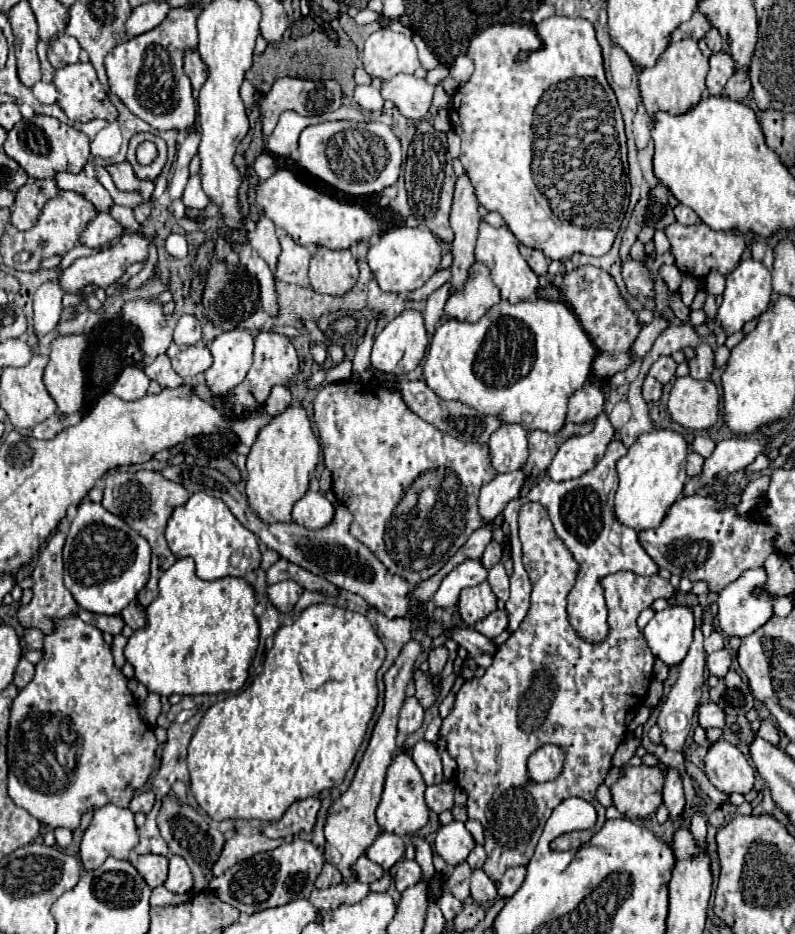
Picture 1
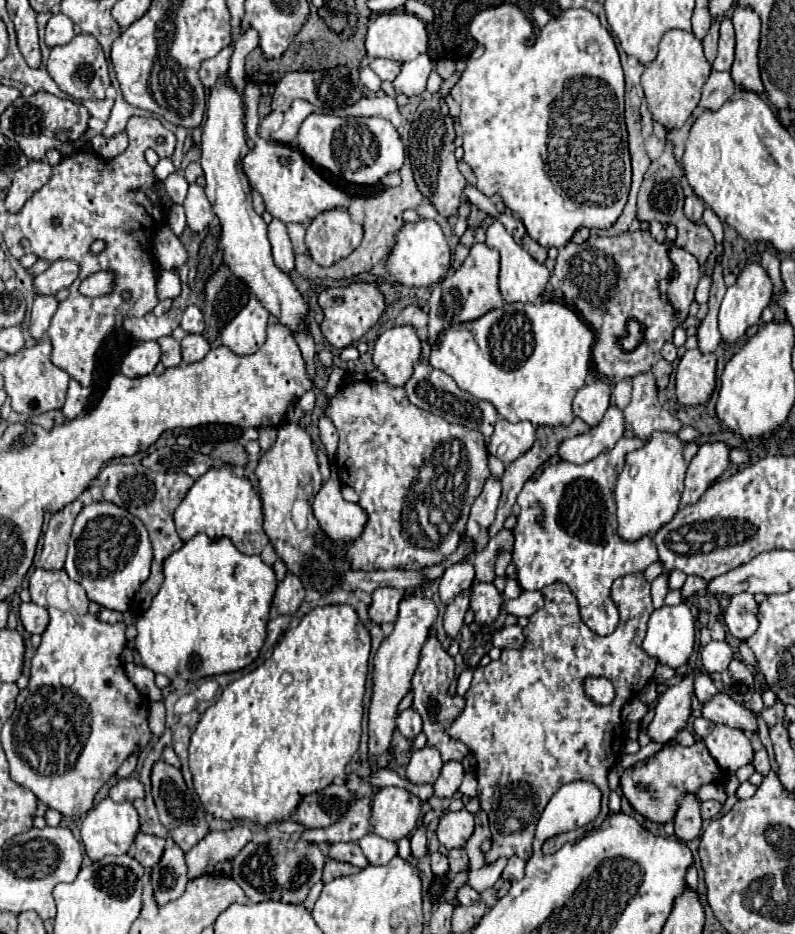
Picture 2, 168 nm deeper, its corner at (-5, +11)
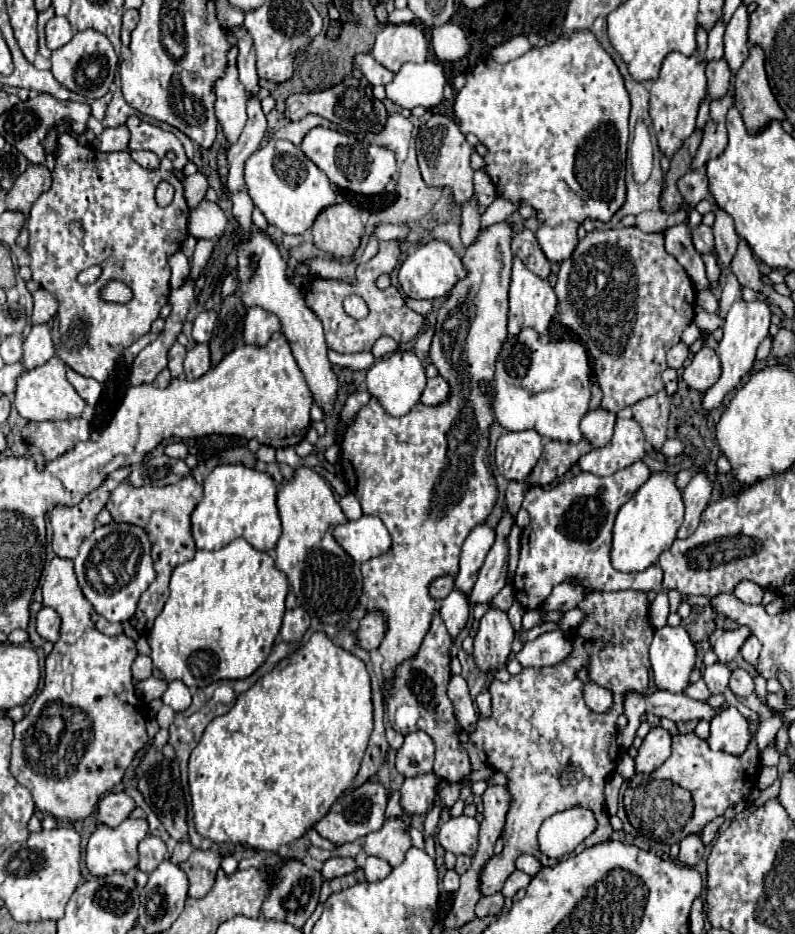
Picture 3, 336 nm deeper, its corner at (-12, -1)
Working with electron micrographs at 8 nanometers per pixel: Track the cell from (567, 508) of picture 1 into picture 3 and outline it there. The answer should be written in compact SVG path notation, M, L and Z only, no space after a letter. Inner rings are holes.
M638 460L636 464L630 464L628 468L622 468L604 478L590 472L580 472L568 480L562 480L550 490L542 486L528 490L522 508L528 510L530 524L522 530L520 536L520 562L512 582L516 600L522 604L522 608L542 608L552 588L568 576L584 576L584 580L592 584L592 590L598 592L658 592L662 588L662 570L658 566L650 566L644 572L624 574L612 568L608 556L612 546L612 520L616 518L616 512L636 494L648 476L648 466Z

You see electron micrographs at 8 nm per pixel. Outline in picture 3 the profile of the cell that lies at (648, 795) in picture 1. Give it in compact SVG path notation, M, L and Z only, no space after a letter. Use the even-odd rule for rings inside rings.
M748 720L748 724L752 740L746 752L740 756L714 752L708 748L706 740L698 738L694 733L674 736L672 754L658 770L654 770L652 780L640 782L642 776L634 776L634 780L628 784L624 792L624 808L630 824L640 834L672 846L688 834L700 834L702 828L714 818L722 816L728 806L734 808L738 802L746 800L754 790L760 772L760 756L754 740L758 724L752 720Z

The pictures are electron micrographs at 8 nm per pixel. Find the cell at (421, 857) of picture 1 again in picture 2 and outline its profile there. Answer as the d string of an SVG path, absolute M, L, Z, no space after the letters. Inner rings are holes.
M433 852L431 854L431 868L433 868L433 874L441 876L449 870L449 864L447 864L447 856L439 854L439 852Z

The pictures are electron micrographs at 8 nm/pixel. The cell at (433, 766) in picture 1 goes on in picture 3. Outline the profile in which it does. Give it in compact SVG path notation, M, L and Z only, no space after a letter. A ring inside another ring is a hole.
M428 774L428 776L416 776L412 780L404 780L400 794L402 794L402 808L406 814L414 816L414 814L426 814L432 804L434 804L434 788L440 782L440 778L436 774Z

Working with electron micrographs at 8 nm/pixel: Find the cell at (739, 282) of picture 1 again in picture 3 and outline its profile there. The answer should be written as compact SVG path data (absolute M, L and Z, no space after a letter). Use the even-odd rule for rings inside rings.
M758 298L754 302L746 302L746 300L738 300L732 304L726 322L724 322L724 338L720 340L718 346L718 356L722 362L722 374L716 380L716 384L712 384L704 394L702 394L702 406L704 410L712 412L716 408L722 406L724 398L728 396L728 392L732 392L742 378L750 372L754 358L756 358L756 350L760 346L760 342L768 336L768 328L770 328L770 308L766 304L766 300Z

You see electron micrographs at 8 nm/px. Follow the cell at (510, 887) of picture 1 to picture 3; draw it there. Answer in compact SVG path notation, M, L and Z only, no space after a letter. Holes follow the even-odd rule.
M514 870L514 872L508 876L508 880L506 880L504 888L502 888L502 894L504 894L506 898L512 898L520 888L526 888L528 884L530 884L530 876L524 874L524 872L520 872L520 870Z

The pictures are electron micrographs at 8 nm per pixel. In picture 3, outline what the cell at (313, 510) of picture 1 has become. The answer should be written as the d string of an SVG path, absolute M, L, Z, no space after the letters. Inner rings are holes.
M362 516L356 522L338 524L334 538L356 562L382 556L392 546L392 538L378 516Z

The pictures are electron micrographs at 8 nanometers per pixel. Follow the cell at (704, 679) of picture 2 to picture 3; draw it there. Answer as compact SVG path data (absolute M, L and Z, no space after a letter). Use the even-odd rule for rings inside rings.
M700 678L700 680L696 680L696 682L690 682L688 684L688 688L684 690L684 694L688 696L688 698L694 698L694 700L708 700L710 698L710 692L708 692L708 688L706 688L706 684L704 684L704 680Z

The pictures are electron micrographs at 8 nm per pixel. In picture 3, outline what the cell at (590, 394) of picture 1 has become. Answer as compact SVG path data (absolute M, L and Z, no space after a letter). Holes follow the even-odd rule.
M598 408L582 418L580 430L582 436L592 444L592 448L602 448L612 440L614 422L616 422L616 414L608 414L602 408Z

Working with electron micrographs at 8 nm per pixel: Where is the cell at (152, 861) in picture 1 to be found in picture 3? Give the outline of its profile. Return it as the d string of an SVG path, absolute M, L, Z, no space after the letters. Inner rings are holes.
M146 836L140 846L138 846L138 852L140 852L140 862L138 862L138 868L146 874L154 872L156 866L168 858L168 852L166 852L166 844L156 838L156 836Z

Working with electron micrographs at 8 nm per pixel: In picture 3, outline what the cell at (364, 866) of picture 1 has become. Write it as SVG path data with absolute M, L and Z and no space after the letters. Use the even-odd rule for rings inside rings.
M330 858L330 860L324 862L320 872L322 872L324 880L332 880L332 878L338 878L338 876L346 876L354 870L356 870L354 858Z

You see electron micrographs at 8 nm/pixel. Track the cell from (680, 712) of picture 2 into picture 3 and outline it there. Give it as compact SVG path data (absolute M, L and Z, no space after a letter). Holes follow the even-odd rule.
M658 726L652 728L642 740L642 746L638 748L638 756L634 758L636 774L654 772L670 756L670 744L672 744L672 736L668 730Z

